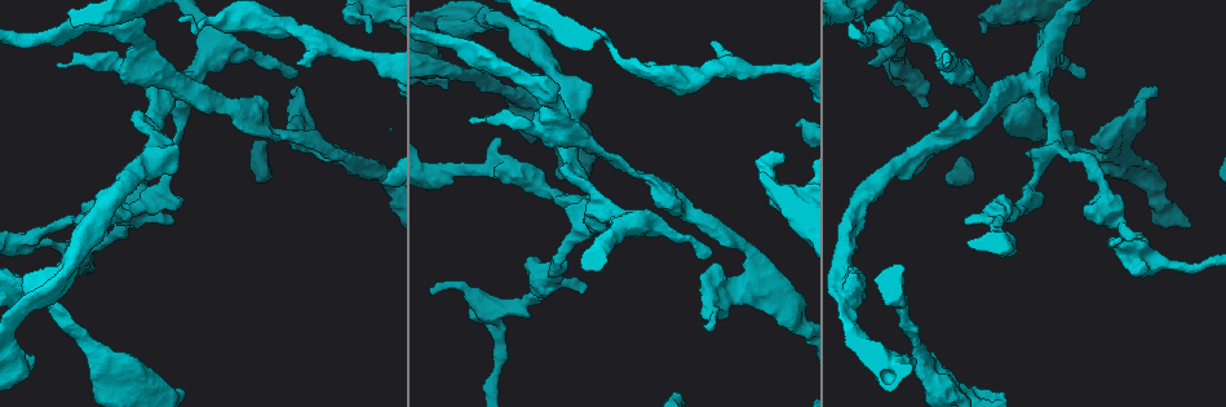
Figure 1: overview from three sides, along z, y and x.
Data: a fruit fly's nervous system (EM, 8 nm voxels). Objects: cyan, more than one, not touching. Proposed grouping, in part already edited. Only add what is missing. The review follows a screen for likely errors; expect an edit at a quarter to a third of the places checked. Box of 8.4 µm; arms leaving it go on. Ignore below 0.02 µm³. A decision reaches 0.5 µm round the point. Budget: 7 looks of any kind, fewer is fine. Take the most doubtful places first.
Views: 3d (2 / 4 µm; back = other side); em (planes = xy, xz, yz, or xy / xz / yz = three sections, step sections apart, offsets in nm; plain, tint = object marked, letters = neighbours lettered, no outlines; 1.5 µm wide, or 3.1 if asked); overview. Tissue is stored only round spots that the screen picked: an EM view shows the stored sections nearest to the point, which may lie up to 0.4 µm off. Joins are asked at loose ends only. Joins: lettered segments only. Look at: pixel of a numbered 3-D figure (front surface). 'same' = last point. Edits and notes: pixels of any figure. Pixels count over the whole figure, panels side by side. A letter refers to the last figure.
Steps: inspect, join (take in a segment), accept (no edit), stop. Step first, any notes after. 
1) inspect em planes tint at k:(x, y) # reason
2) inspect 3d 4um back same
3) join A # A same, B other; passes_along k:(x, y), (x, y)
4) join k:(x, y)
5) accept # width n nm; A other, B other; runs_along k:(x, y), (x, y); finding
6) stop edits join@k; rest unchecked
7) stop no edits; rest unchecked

inspect em yz step 4 letters at 1:(473, 122) # free end

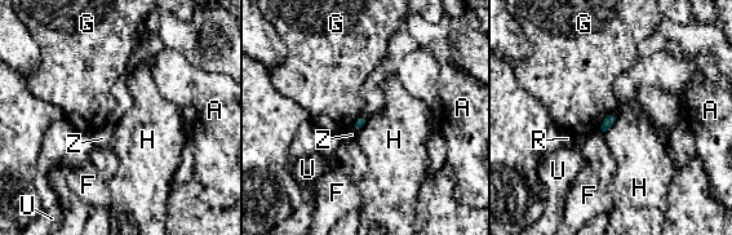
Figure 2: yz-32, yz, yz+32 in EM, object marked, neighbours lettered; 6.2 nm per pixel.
inspect em xz step 8 letters same

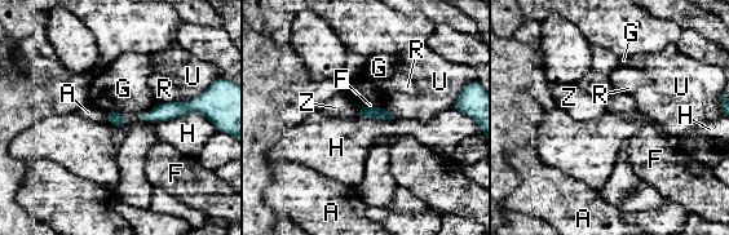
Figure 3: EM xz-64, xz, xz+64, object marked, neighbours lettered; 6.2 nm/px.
accept # A other, F other, G other, H other, R other, U other, Z other; none of them fits

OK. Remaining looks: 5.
inspect em planes letters at 1:(711, 45) # an open end

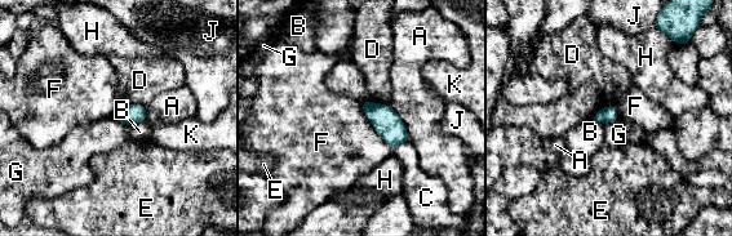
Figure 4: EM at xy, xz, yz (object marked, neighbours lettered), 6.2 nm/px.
accept # A other, B other, C other, D other, E other, F other, G other, H other, J other, K other; none of them fits

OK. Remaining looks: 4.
inspect em planes letters at 1:(784, 157)

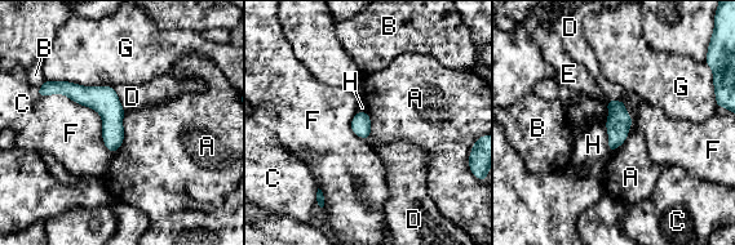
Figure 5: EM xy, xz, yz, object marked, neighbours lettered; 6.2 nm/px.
accept # A other, B other, C other, D other, E other, F other, G other, H other; runs_along 5:(54, 84), (111, 116), (113, 148); no lettered segment goes on from it

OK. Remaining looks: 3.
stop no edits; rest unchecked

